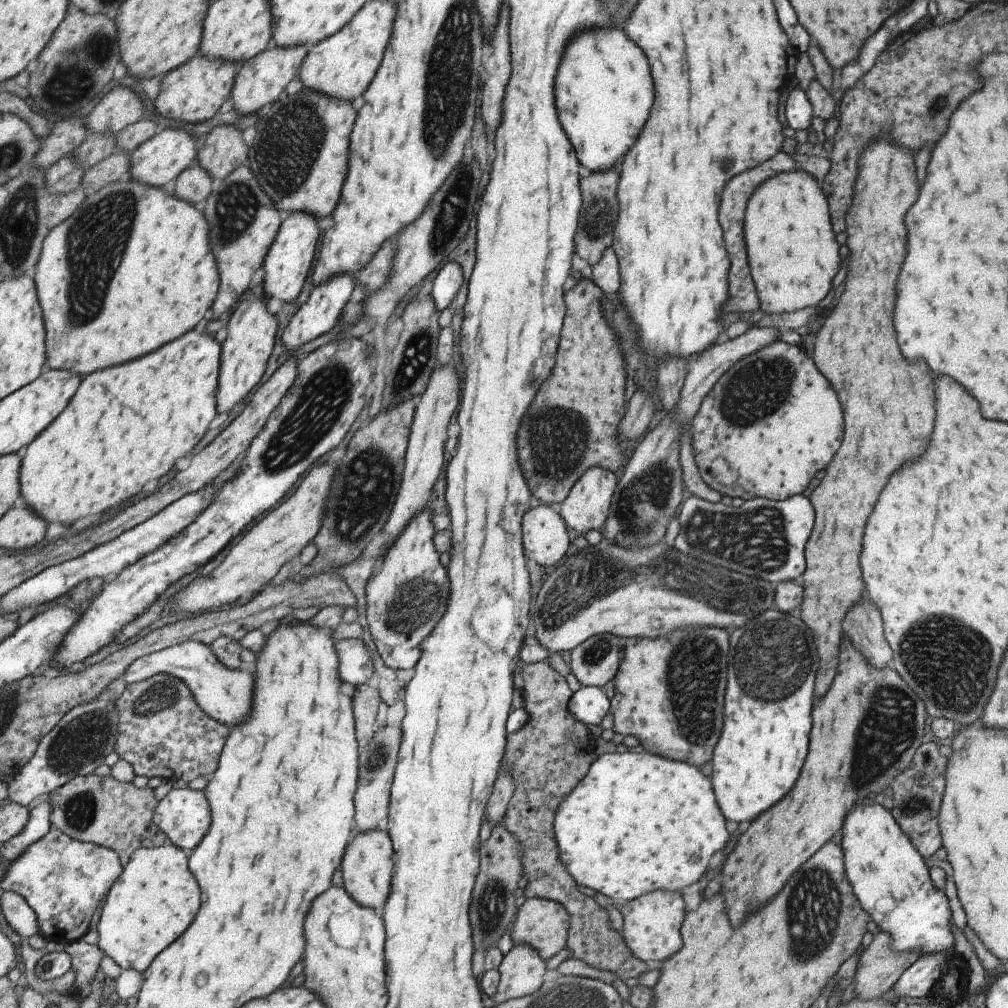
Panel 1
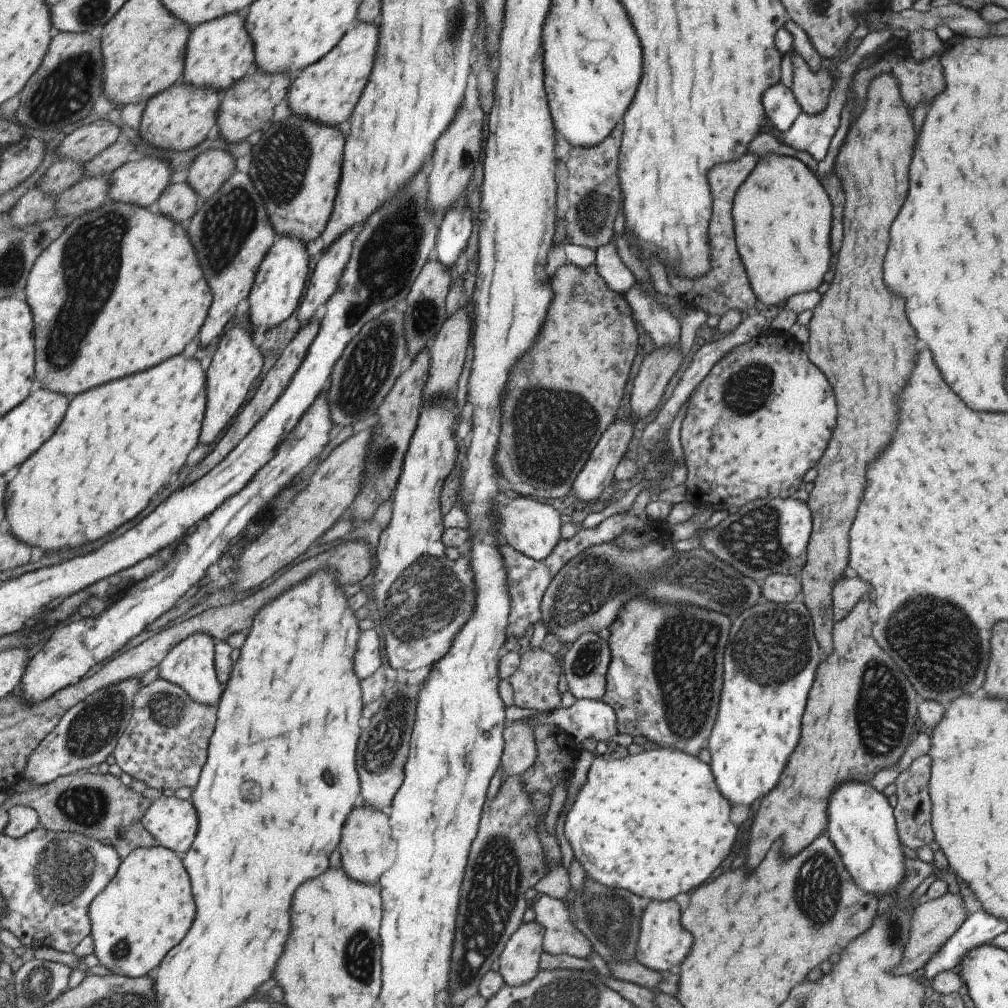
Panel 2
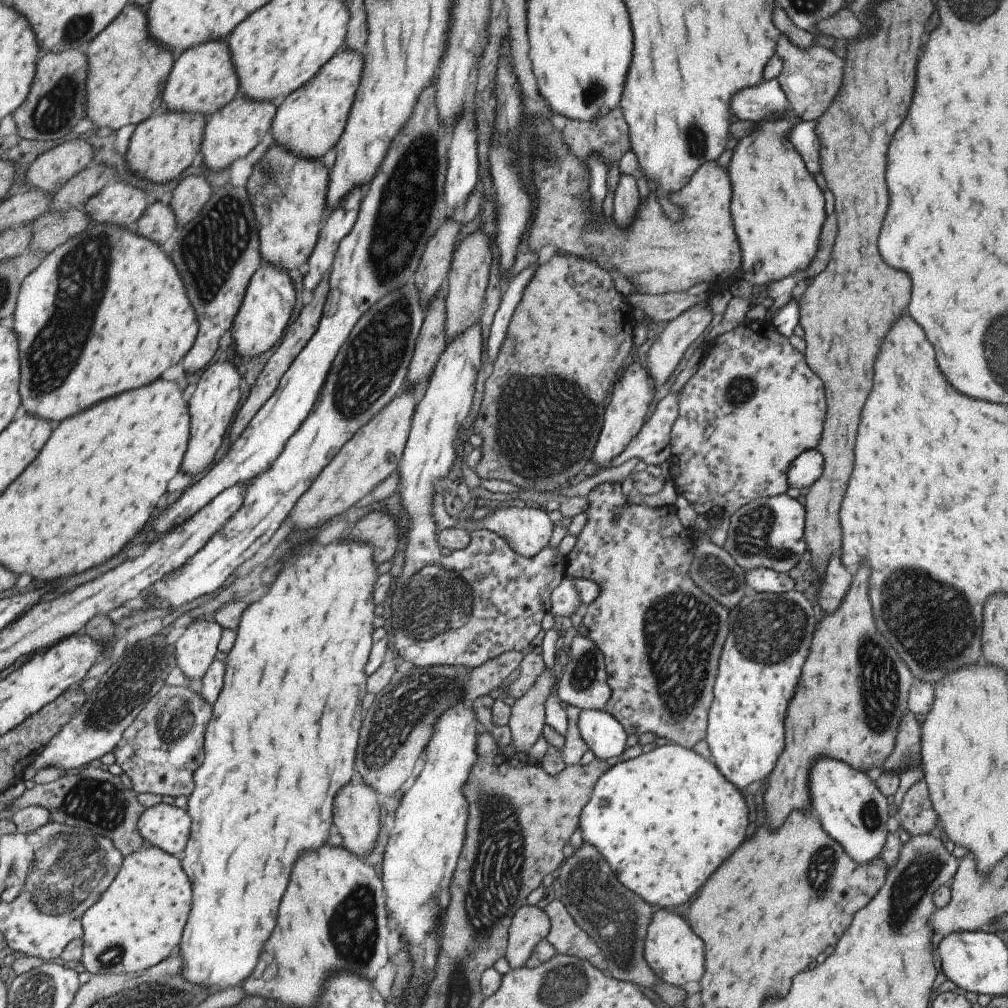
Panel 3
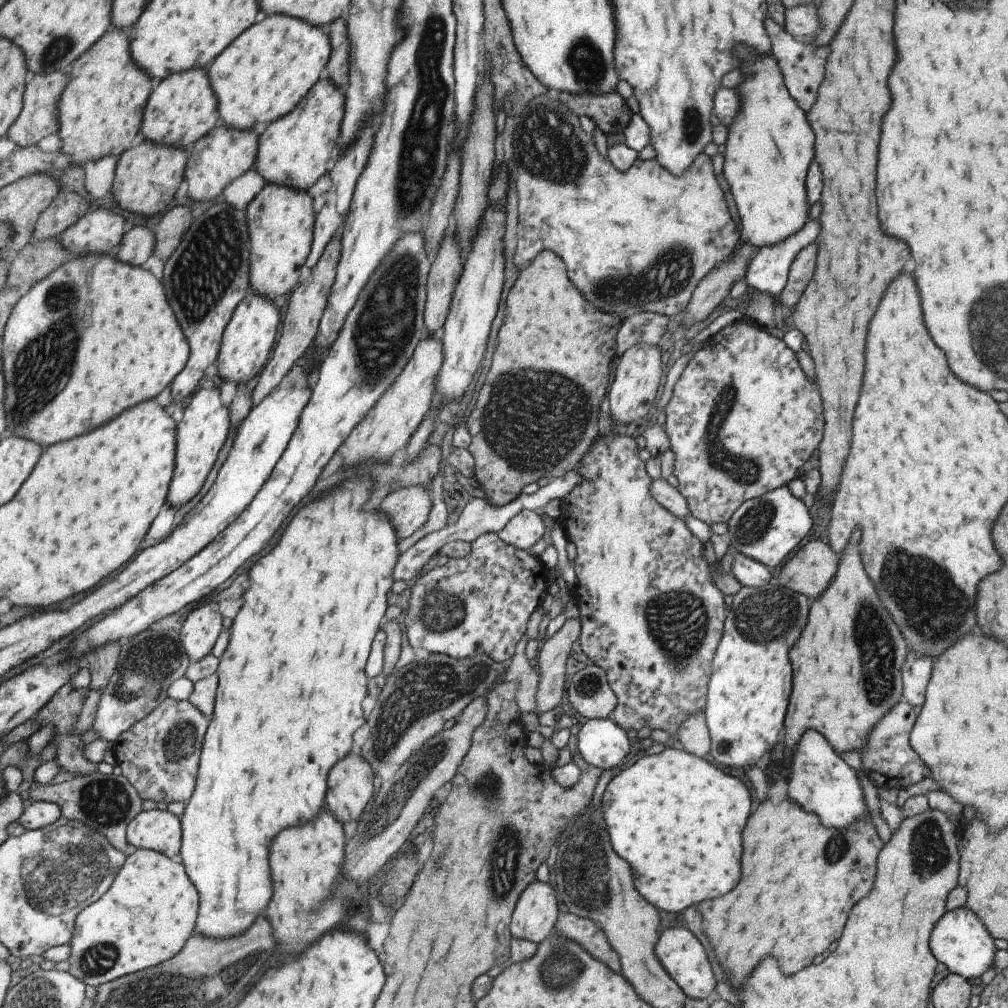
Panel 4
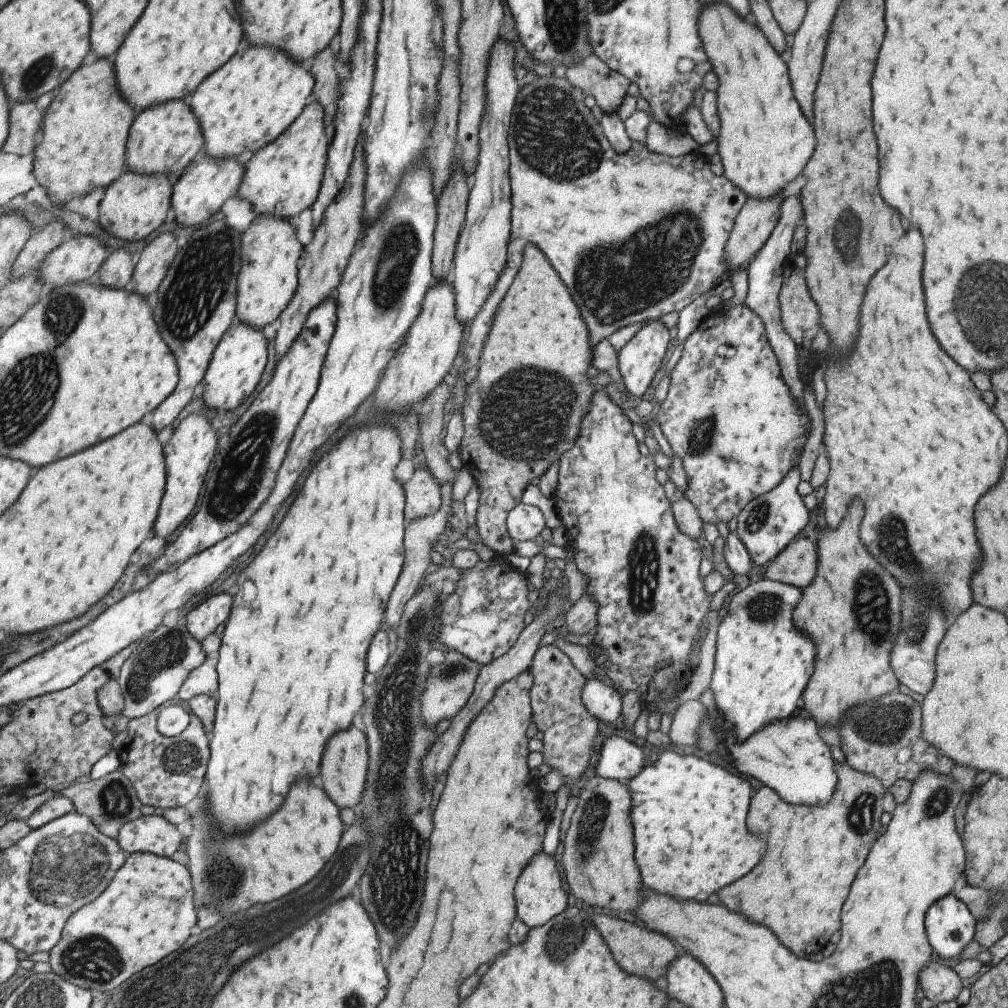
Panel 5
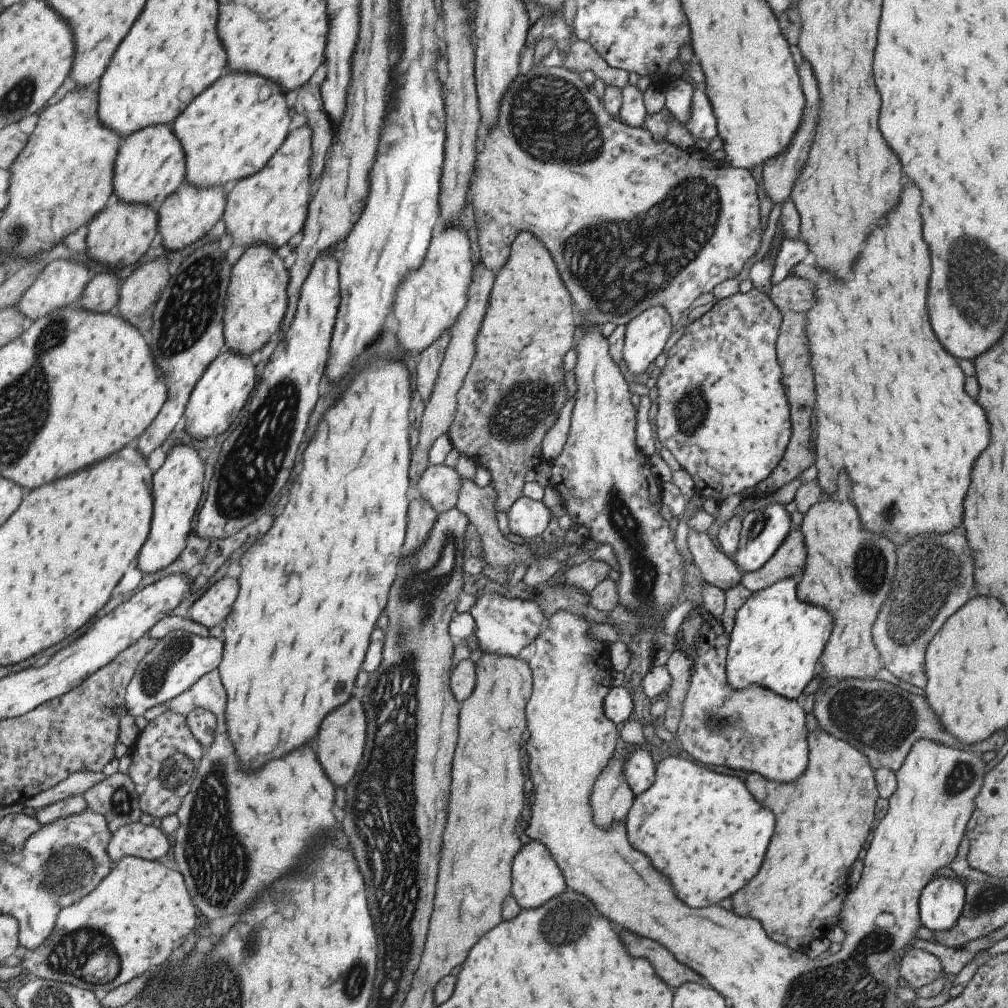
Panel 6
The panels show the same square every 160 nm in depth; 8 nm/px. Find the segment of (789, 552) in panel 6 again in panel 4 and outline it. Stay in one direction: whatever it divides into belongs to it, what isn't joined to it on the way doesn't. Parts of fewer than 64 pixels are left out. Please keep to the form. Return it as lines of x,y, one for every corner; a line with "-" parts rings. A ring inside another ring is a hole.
812,539
779,566
776,580
811,601
830,583
838,560
838,554
828,544

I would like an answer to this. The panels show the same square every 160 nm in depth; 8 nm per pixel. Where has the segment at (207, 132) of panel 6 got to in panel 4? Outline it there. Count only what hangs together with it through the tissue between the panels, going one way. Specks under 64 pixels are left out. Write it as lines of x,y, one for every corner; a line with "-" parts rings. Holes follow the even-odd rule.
287,15
267,16
248,28
209,66
213,90
218,98
221,124
224,123
229,129
251,131
263,122
271,126
289,115
323,78
326,66
330,63
331,41
327,28
319,28

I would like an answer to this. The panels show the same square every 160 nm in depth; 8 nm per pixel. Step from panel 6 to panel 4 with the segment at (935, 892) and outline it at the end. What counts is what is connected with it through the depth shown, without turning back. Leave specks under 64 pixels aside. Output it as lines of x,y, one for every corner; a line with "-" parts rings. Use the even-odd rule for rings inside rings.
965,907
945,911
935,921
929,935
928,947
937,962
941,962
950,973
961,975
966,981
968,978
981,976
987,968
992,968
991,962
996,951
984,924

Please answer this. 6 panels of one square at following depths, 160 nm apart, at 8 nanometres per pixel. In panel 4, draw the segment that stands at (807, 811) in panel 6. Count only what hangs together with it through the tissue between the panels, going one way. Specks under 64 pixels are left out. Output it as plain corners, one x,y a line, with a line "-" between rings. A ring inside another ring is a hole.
765,799
749,814
743,828
743,876
739,884
713,900
703,900
697,910
705,922
705,936
719,966
731,976
731,984
739,986
751,968
765,956
773,954
783,972
797,972
811,964
833,940
839,938
849,908
863,898
872,887
876,856
883,842
871,819
859,819
850,827
825,828
816,814
804,811
797,803
771,802

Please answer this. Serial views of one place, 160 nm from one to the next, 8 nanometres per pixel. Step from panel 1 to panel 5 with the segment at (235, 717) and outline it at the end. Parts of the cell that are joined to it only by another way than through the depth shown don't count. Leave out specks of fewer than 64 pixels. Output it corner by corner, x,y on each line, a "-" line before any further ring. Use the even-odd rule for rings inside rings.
227,591
207,598
188,612
188,631
196,639
205,640
211,632
215,632
221,624
229,620
231,608
233,608
233,596

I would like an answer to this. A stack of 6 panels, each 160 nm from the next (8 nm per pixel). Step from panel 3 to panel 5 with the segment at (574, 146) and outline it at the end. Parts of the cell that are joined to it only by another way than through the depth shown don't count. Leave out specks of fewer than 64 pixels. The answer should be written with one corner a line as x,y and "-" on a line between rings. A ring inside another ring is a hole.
592,52
567,66
565,78
584,96
591,94
603,113
617,112
629,84
625,76
610,69

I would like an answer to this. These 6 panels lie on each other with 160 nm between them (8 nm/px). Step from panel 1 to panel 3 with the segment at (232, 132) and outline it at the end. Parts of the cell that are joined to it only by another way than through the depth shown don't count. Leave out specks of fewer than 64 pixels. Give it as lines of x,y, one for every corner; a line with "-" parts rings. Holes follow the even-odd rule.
189,176
178,184
169,200
179,231
195,220
211,197
211,184
205,176

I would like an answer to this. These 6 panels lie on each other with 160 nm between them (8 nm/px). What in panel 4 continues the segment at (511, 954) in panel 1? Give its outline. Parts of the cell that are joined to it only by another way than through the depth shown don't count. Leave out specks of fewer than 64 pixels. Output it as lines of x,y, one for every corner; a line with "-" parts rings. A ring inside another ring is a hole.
535,880
519,894
509,930
513,939
539,944
553,932
558,916
555,890
548,882

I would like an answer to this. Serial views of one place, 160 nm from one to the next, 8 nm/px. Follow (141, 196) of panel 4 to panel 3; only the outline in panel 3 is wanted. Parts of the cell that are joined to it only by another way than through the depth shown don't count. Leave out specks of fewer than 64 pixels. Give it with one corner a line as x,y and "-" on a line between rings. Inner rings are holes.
163,107
149,120
136,126
125,156
126,166
141,180
167,184
179,178
197,158
202,149
207,117
191,113
172,113

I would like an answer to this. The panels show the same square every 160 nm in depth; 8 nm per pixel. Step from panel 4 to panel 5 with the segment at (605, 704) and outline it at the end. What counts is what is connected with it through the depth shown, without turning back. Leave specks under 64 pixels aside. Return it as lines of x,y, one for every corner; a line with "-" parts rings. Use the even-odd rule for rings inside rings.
586,679
580,699
587,712
601,722
618,722
621,699
617,690
598,680

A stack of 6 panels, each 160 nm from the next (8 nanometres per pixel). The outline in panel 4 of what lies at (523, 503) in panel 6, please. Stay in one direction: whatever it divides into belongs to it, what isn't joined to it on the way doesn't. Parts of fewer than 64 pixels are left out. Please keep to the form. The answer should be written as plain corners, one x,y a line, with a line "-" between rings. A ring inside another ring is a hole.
520,510
516,512
498,532
505,544
519,550
527,549
535,544
545,532
545,526
535,511

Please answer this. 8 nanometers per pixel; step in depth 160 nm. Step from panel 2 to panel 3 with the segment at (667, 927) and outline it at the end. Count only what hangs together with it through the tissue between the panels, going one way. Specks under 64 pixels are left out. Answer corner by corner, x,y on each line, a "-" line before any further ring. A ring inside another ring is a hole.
665,912
652,916
644,936
642,953
644,963
670,985
691,988
689,982
699,982
699,976
703,976
703,944
679,916

